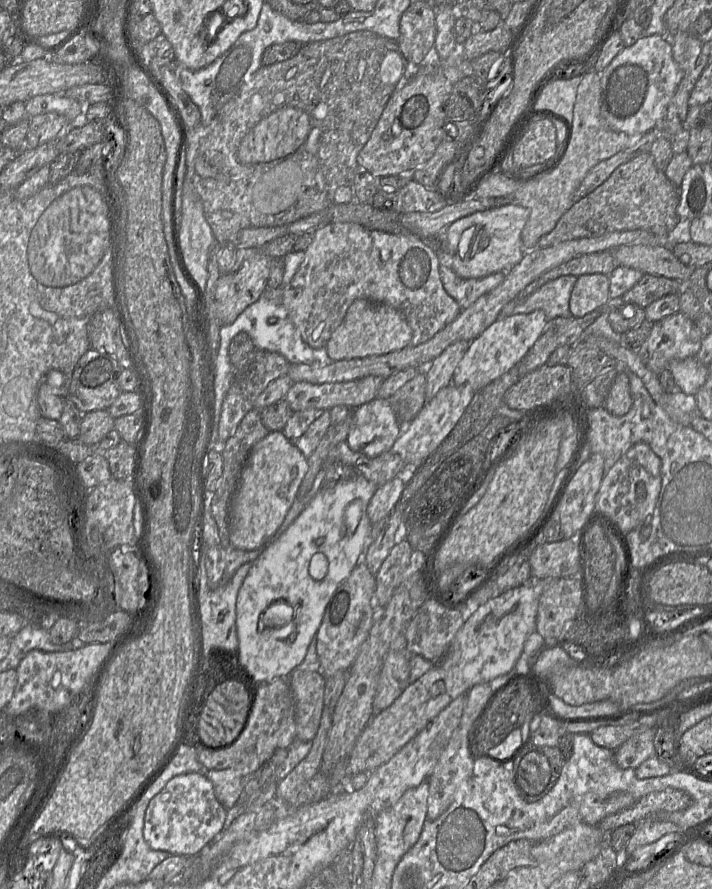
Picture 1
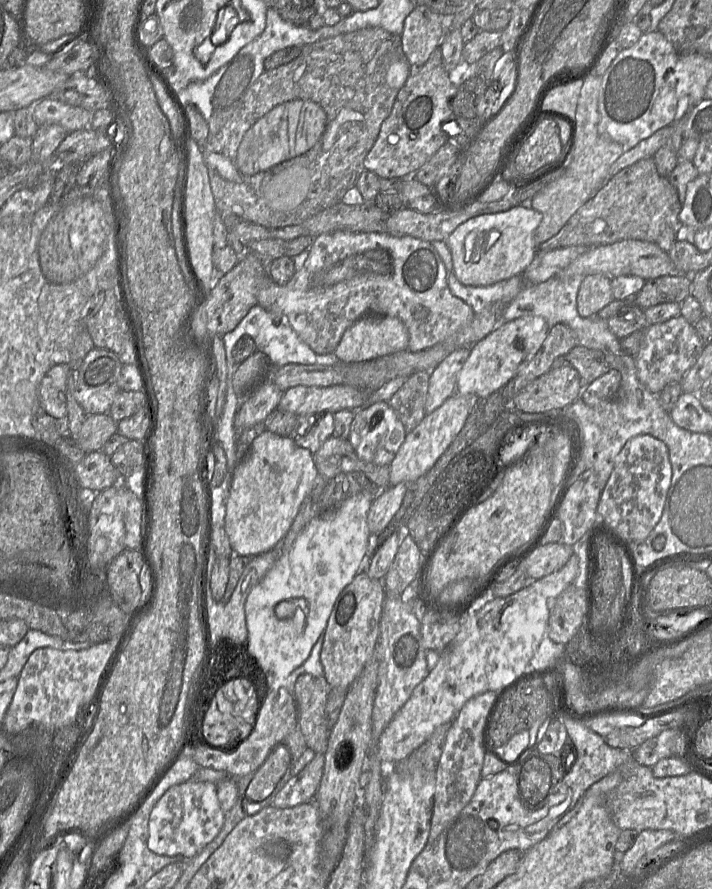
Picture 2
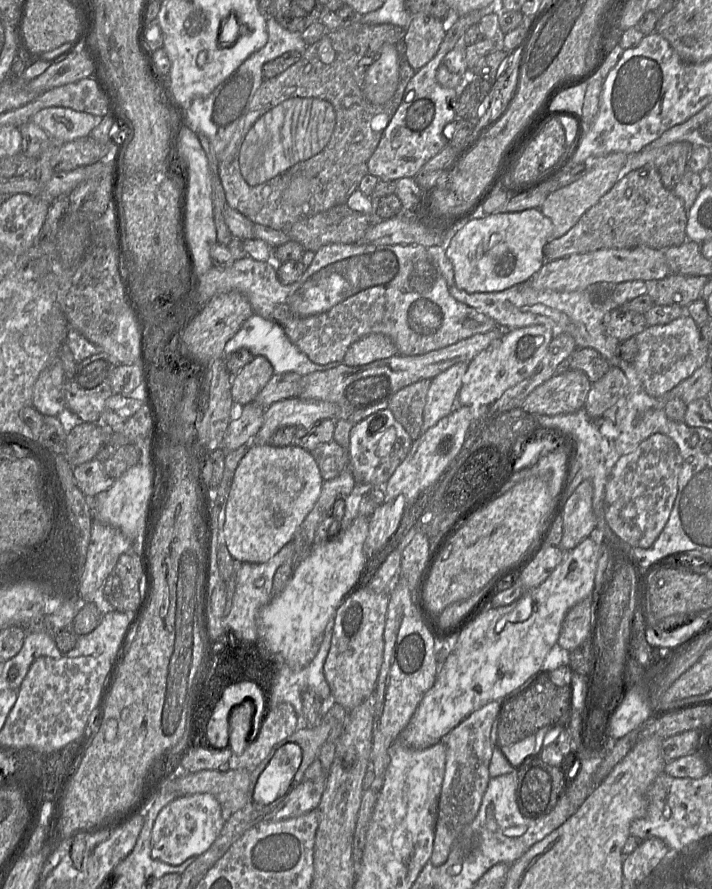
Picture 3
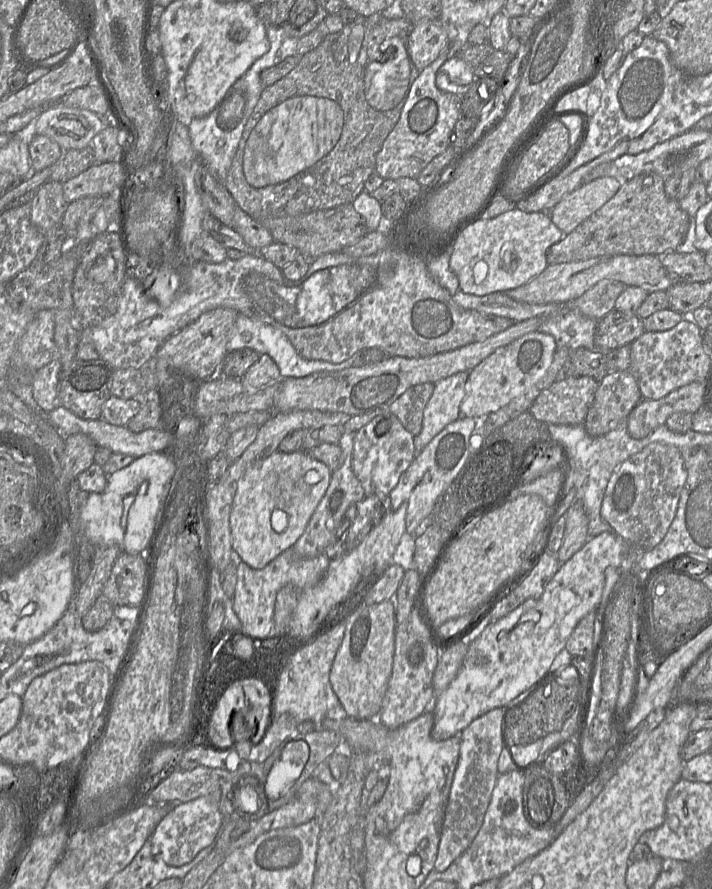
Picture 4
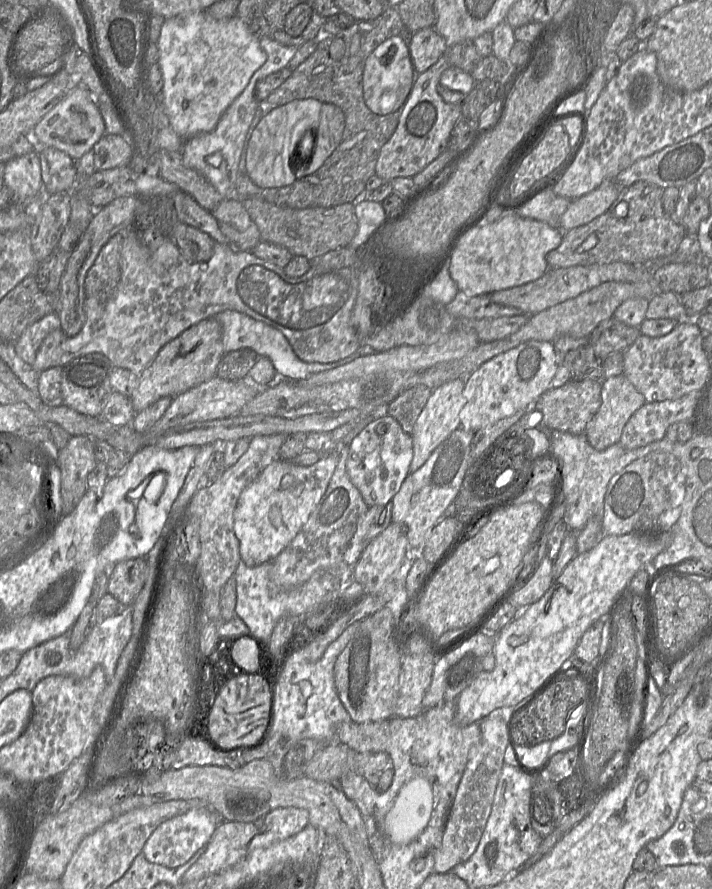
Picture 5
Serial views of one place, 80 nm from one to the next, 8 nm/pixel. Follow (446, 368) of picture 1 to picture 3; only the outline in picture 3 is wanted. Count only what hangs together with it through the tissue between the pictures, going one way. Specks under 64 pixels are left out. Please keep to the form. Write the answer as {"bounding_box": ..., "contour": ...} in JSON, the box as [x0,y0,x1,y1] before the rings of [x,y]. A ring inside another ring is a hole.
{"bounding_box":[421,363,467,434],"contour":[[[457,363],[431,380],[423,412],[421,434],[455,409],[467,368],[467,363]]]}

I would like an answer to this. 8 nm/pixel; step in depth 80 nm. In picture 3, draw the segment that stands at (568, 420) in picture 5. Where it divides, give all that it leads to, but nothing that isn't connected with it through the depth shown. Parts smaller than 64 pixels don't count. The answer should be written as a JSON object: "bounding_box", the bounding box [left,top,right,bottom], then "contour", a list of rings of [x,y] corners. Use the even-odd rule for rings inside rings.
{"bounding_box":[521,369,591,416],"contour":[[[569,369],[562,374],[554,374],[527,396],[521,409],[531,415],[555,416],[574,413],[584,408],[591,385],[588,377],[580,371]]]}

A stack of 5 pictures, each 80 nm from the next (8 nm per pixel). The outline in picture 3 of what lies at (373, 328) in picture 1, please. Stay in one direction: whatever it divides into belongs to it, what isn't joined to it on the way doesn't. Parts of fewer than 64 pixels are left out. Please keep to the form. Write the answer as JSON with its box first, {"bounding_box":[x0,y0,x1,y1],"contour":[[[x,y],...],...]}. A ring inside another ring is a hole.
{"bounding_box":[343,334,398,366],"contour":[[[369,334],[353,343],[343,359],[347,366],[362,366],[398,354],[393,341],[382,334]]]}

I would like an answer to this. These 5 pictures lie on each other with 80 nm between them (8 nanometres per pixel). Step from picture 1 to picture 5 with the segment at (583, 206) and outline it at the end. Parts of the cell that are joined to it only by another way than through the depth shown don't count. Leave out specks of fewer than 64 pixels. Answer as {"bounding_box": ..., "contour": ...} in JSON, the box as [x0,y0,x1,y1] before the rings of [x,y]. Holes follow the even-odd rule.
{"bounding_box":[547,181,686,268],"contour":[[[647,181],[622,187],[617,200],[604,214],[563,233],[561,244],[547,255],[549,268],[611,262],[653,264],[674,254],[686,230],[681,221],[675,220],[664,210],[663,190]]]}

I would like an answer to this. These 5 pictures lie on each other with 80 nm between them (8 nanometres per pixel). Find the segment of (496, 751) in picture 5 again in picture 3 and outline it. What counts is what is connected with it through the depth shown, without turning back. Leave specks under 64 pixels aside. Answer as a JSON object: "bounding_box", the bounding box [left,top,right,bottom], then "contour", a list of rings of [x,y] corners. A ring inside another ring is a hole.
{"bounding_box":[430,701,500,866],"contour":[[[500,701],[487,703],[462,720],[441,740],[446,745],[446,762],[438,801],[434,846],[430,859],[435,866],[445,863],[455,837],[477,816],[483,795],[491,779],[489,764],[494,751],[491,733],[500,709]]]}

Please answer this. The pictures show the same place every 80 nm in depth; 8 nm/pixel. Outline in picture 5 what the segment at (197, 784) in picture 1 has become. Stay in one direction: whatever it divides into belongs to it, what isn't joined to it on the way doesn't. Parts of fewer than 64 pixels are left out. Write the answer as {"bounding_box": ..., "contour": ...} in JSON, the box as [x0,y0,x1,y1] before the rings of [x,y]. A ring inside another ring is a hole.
{"bounding_box":[142,808,223,868],"contour":[[[192,808],[163,822],[149,837],[142,852],[151,863],[177,868],[187,863],[202,846],[208,843],[221,821],[223,820],[210,808]]]}

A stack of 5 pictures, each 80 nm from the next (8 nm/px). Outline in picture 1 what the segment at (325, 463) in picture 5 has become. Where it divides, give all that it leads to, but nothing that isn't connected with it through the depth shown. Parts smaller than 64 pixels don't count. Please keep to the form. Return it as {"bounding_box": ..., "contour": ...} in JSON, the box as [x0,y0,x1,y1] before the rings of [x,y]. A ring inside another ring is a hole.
{"bounding_box":[229,431,308,549],"contour":[[[270,431],[253,446],[229,506],[229,535],[233,548],[263,549],[271,543],[270,538],[283,523],[308,468],[308,458],[282,431]]]}

